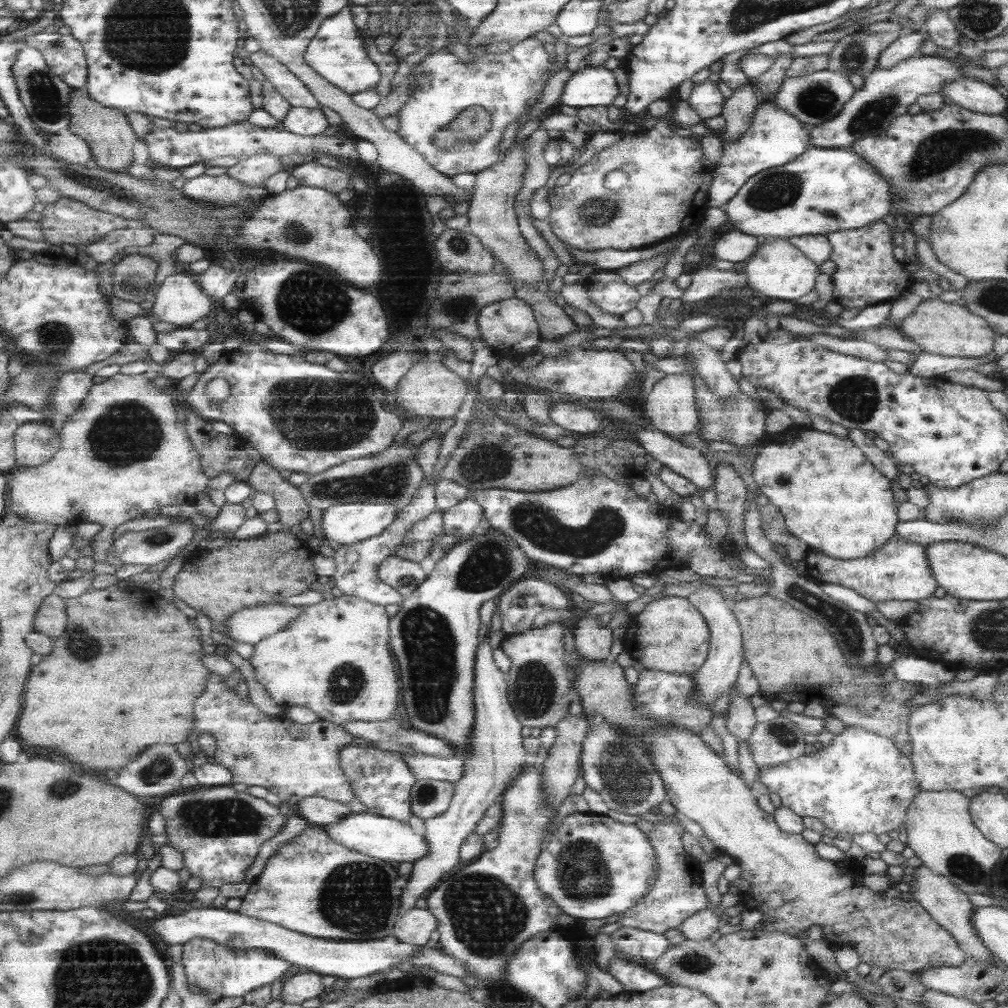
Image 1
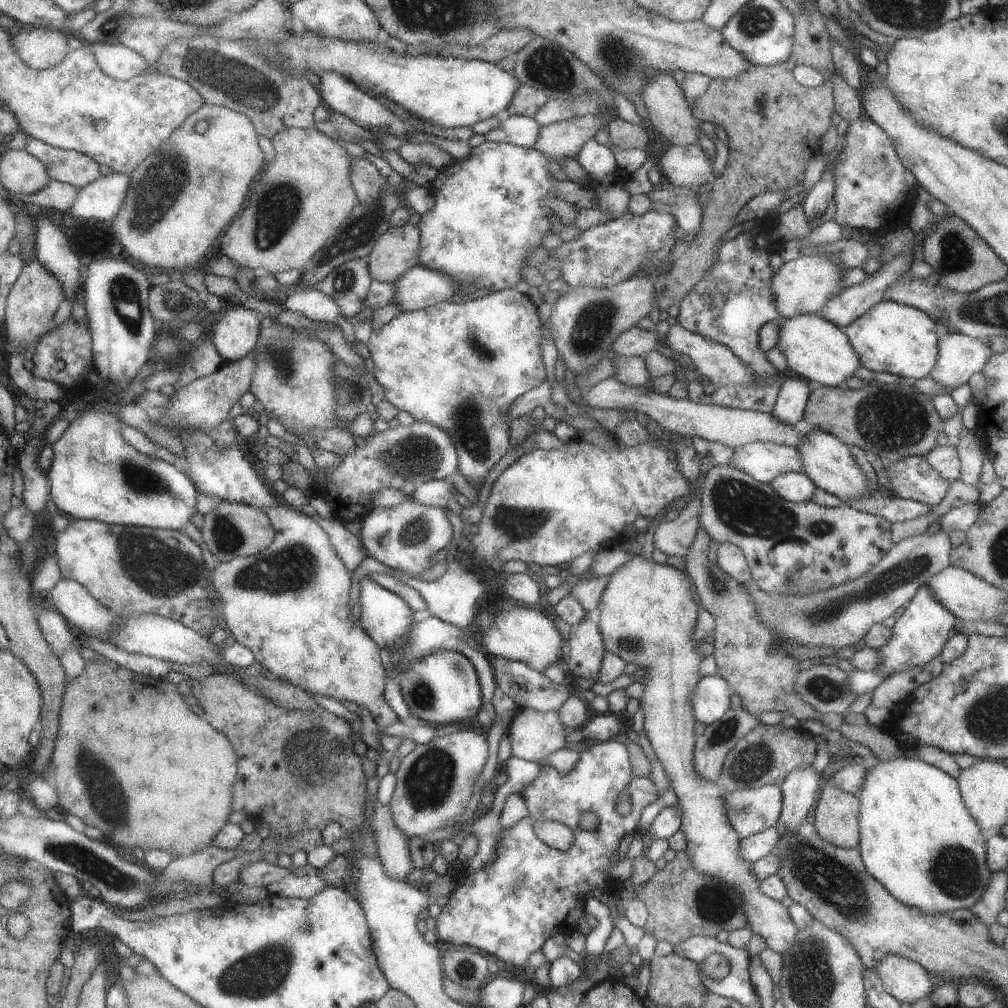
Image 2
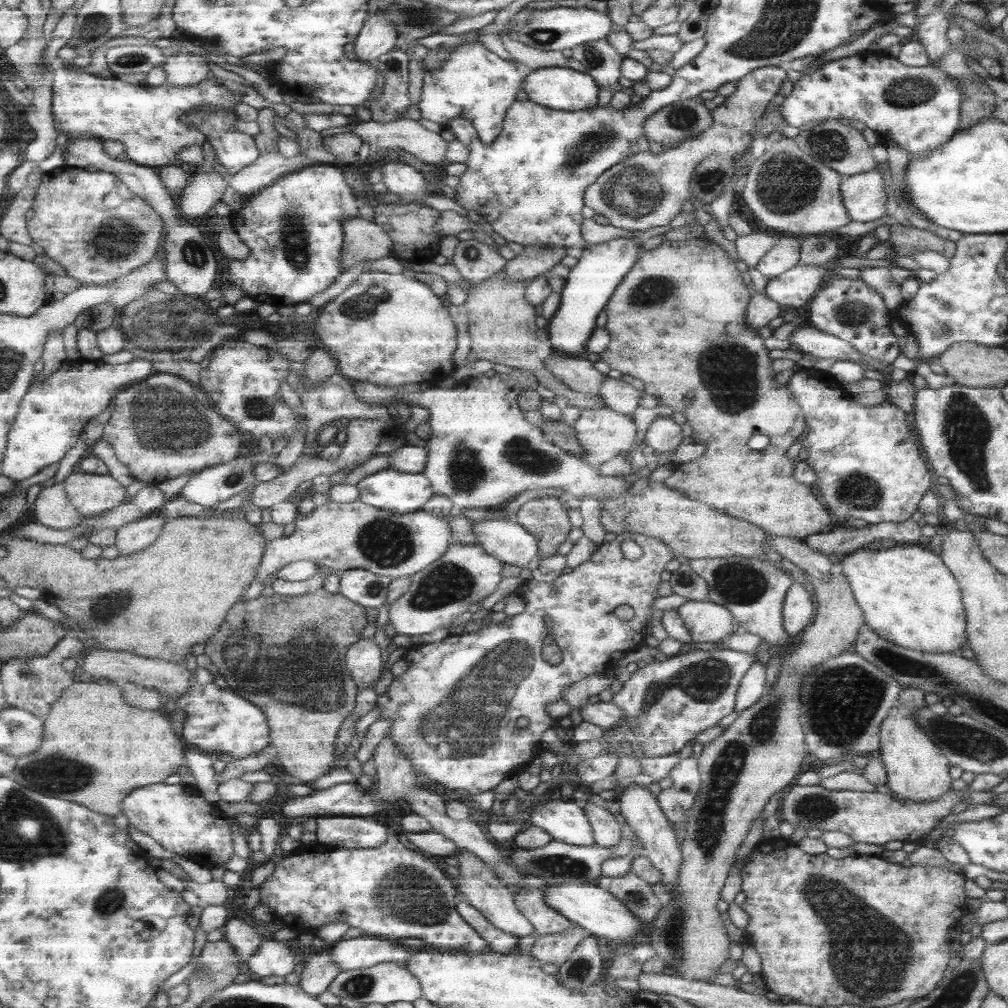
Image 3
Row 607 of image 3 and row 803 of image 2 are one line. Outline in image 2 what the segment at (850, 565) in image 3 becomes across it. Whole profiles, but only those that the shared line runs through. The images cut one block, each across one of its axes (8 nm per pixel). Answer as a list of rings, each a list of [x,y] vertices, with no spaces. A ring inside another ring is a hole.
[[[916,759],[879,760],[866,768],[858,792],[858,844],[865,871],[907,907],[923,913],[941,913],[969,909],[979,896],[991,873],[984,864],[985,842],[980,829],[965,811],[956,780]]]

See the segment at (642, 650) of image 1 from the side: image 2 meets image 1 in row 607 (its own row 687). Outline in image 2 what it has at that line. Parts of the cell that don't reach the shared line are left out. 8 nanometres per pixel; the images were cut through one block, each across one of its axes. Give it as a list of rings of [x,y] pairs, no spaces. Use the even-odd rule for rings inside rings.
[[[633,555],[609,575],[609,581],[595,609],[598,612],[597,629],[602,639],[604,653],[616,655],[626,664],[635,662],[639,666],[655,668],[652,683],[645,684],[643,694],[639,699],[641,710],[643,710],[643,730],[654,756],[665,771],[667,781],[677,795],[678,810],[681,810],[680,830],[686,839],[684,850],[690,857],[692,868],[703,875],[731,885],[741,896],[747,927],[764,941],[767,949],[784,958],[784,955],[796,944],[796,933],[798,932],[789,920],[786,905],[784,902],[766,898],[758,892],[759,880],[749,871],[749,863],[741,861],[740,857],[736,856],[736,847],[740,839],[732,829],[729,829],[722,789],[717,783],[709,783],[697,777],[692,770],[692,753],[696,736],[693,731],[695,720],[690,712],[689,698],[695,684],[701,678],[698,674],[698,666],[705,658],[698,654],[697,642],[691,639],[697,605],[699,604],[695,604],[689,595],[689,588],[682,571],[666,564],[655,564],[651,559],[645,560],[639,555]]]

